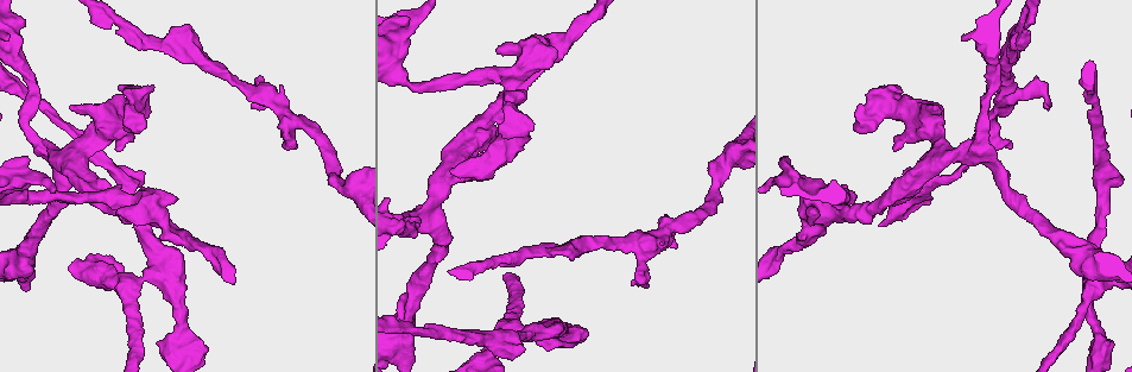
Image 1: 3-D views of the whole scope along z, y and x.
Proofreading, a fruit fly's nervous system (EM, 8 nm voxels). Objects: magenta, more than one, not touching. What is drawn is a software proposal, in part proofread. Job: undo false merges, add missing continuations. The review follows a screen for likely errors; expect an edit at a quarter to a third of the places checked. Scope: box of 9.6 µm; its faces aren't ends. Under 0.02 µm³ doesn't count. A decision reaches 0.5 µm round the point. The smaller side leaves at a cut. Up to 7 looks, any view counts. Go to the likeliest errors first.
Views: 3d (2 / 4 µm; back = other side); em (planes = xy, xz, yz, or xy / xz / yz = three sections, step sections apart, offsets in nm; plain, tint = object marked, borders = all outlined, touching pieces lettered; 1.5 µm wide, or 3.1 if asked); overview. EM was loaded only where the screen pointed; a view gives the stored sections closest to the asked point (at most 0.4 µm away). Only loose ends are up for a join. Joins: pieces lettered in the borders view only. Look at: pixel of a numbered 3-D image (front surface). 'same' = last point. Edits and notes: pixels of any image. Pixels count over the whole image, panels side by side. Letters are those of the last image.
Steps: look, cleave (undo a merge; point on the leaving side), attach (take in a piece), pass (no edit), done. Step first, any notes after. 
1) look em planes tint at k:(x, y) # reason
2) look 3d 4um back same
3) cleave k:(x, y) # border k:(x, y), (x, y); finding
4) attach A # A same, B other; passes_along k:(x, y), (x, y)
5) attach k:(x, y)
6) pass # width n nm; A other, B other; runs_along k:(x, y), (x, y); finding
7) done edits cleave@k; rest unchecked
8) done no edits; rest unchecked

look em xy step 4 tint at 1:(153, 270) # four or more arms meet

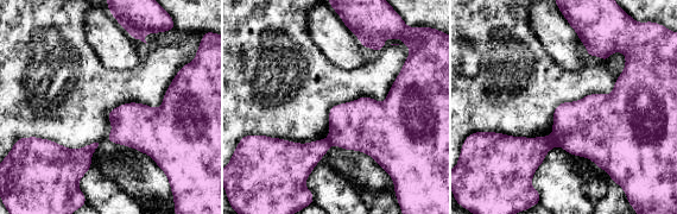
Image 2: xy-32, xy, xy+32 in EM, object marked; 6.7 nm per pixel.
look em xz step 4 borders same

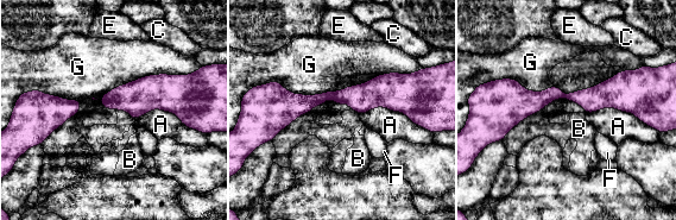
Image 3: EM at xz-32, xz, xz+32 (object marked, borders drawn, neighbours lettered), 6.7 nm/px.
cleave 3:(297, 105) # A other, B other, C other, E other, F other, G other; a second neuron is stuck on

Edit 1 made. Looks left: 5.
look overview # see it whole again

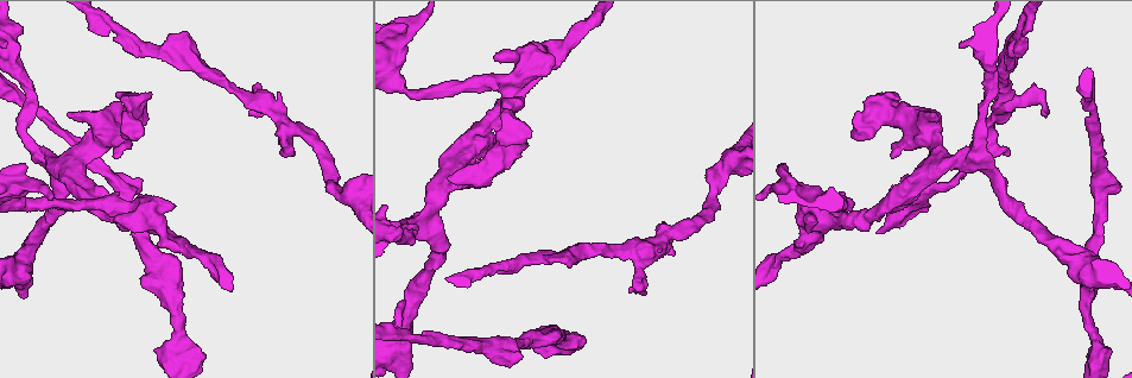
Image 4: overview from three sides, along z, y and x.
look 3d 2um back at 4:(671, 235) # arms part here

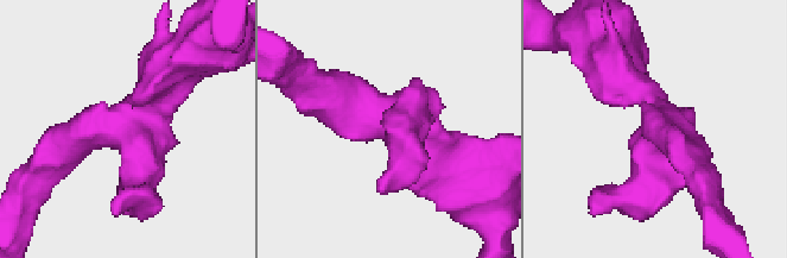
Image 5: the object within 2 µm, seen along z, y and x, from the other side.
look em yz step 4 tint at 5:(127, 124)

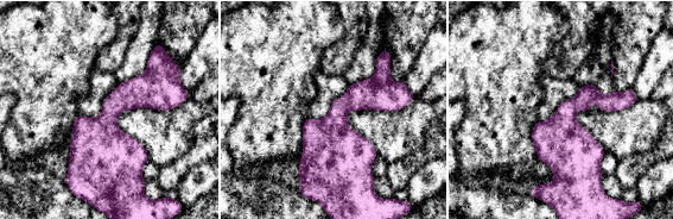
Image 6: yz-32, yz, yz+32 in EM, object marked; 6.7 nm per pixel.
look em planes borders same # another direction

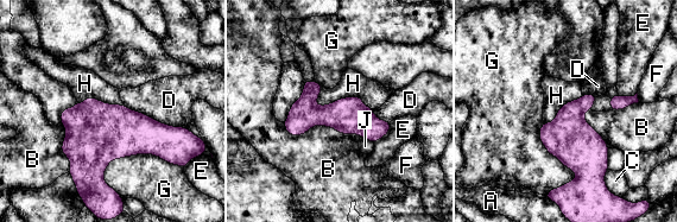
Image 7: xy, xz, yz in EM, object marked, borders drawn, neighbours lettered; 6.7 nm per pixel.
pass # width 240 nm; A other, B other, C other, D other, E other, F other, G other, H other, J other; continuous, no second neuron

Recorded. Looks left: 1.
done edits cleave@3; rest unchecked

